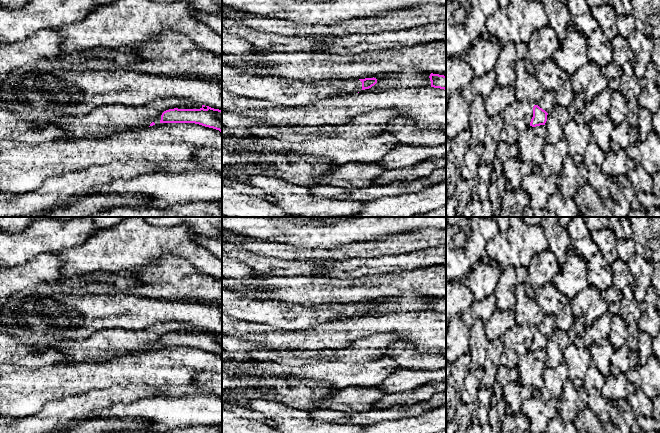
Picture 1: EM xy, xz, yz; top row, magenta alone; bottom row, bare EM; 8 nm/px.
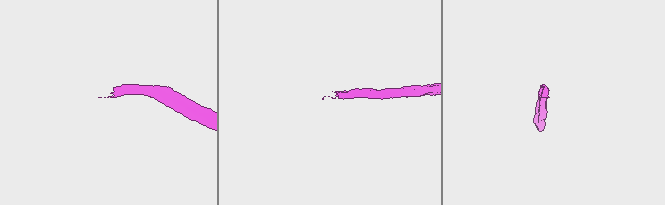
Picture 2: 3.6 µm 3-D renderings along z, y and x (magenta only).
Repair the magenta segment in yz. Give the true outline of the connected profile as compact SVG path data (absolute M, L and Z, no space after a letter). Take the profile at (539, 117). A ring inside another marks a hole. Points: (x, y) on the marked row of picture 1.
M546 90L540 101L533 107L533 117L530 126L545 125L548 112L556 105L555 93Z

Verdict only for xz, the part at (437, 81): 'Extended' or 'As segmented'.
As segmented

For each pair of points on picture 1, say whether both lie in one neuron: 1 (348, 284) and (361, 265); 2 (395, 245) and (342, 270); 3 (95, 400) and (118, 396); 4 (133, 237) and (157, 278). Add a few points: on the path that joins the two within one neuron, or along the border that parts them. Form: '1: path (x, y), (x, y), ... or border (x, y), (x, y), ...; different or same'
1: border (375, 274), (359, 277), (329, 276); different
2: border (389, 254), (371, 258), (348, 259); different
3: path (101, 399), (112, 396); same
4: border (171, 255), (164, 256), (131, 270), (126, 270); different

